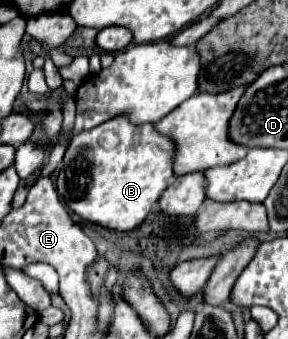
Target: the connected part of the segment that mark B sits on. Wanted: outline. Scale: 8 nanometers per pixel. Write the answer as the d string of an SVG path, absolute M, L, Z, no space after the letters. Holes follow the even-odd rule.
M118 115L72 137L60 163L56 189L82 219L116 231L130 231L146 219L164 189L174 181L176 151L176 143L154 131L154 125L134 125L128 117ZM110 135L116 143L104 141Z

